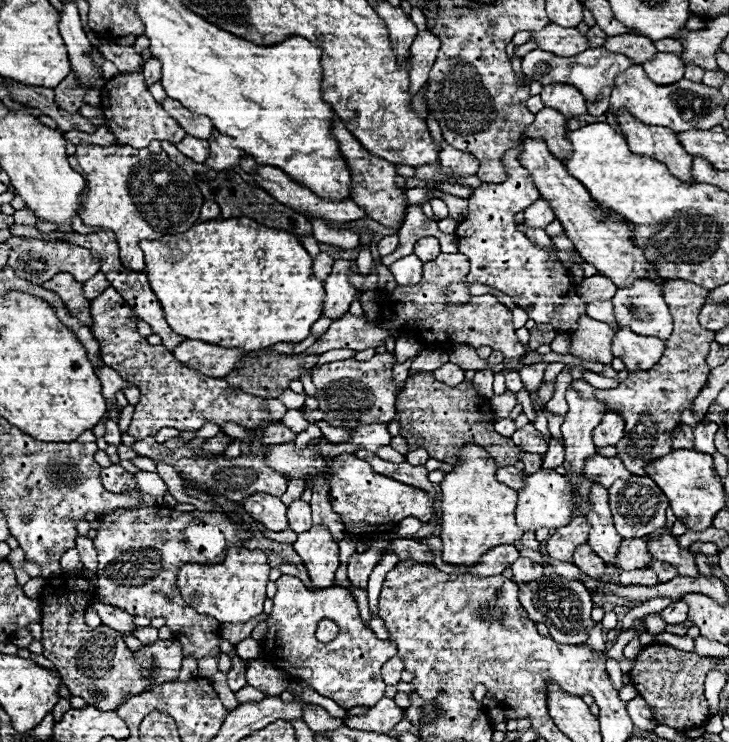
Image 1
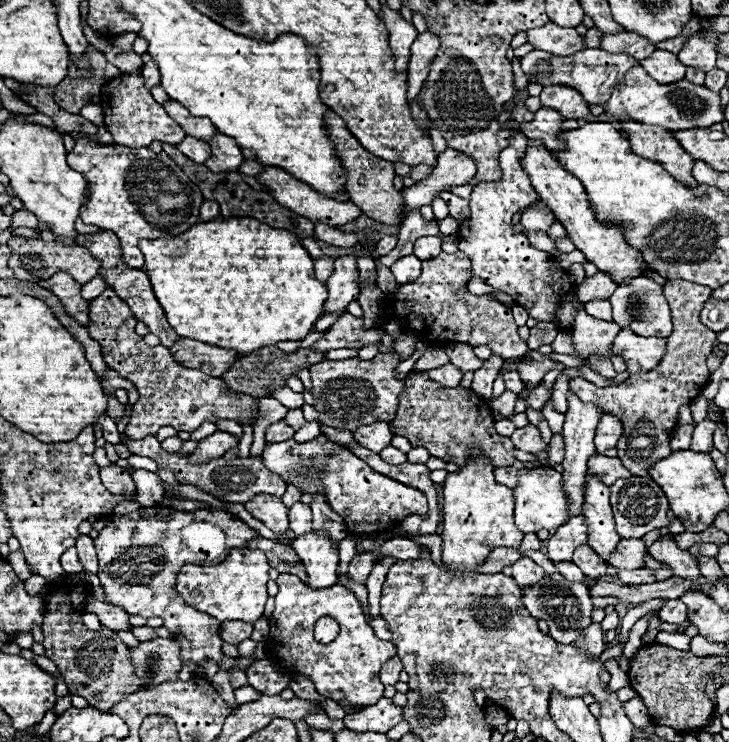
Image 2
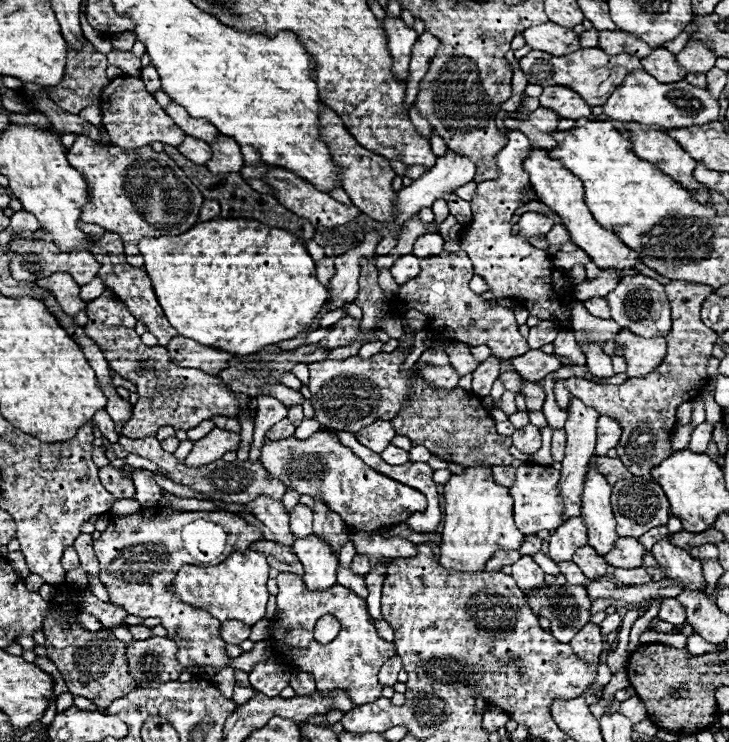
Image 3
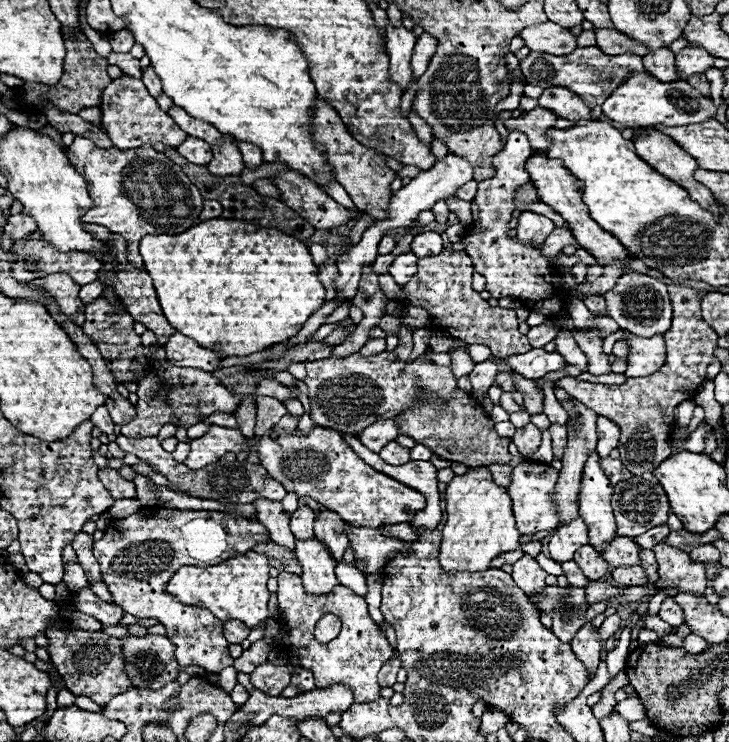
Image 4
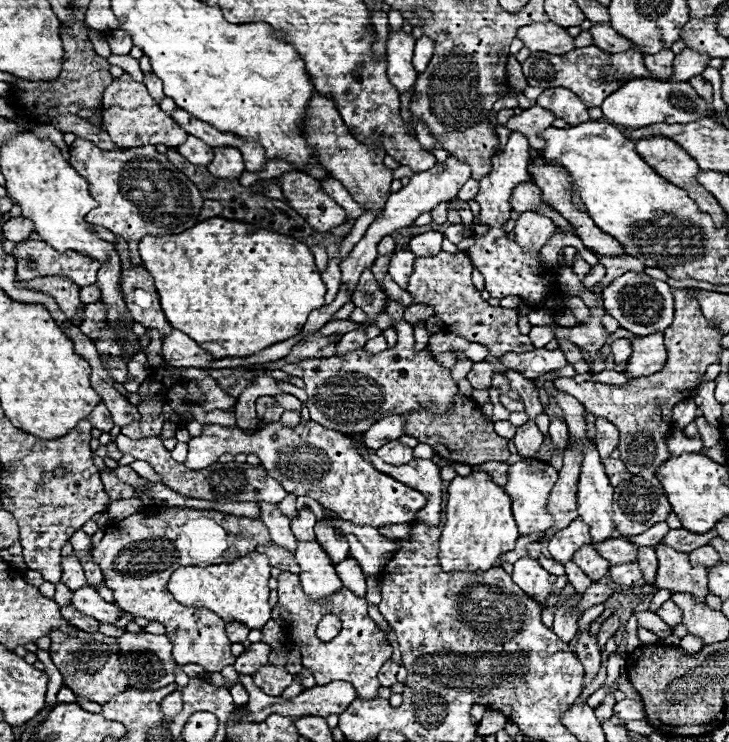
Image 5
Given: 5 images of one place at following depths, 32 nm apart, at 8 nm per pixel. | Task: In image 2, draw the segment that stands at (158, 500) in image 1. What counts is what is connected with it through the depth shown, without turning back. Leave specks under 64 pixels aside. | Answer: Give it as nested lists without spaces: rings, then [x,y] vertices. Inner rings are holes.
[[[134,470],[132,478],[136,482],[136,502],[140,502],[142,506],[152,506],[152,504],[160,504],[166,490],[160,484],[160,478],[156,472],[148,472],[148,470]]]

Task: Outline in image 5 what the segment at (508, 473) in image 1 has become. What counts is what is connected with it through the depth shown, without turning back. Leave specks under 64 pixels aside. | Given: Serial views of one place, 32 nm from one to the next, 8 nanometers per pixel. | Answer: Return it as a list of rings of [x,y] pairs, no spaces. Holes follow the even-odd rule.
[[[484,462],[484,464],[478,464],[476,468],[488,472],[488,474],[492,476],[492,482],[494,482],[494,484],[498,484],[498,486],[504,486],[504,484],[506,484],[508,464],[504,464],[504,462]]]

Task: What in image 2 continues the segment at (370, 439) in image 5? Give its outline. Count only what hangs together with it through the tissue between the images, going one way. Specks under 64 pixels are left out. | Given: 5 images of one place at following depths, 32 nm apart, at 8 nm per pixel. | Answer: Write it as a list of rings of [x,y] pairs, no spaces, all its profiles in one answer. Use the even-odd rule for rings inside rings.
[[[374,422],[370,426],[358,428],[354,438],[358,444],[364,444],[364,448],[372,450],[372,452],[382,452],[382,448],[386,448],[392,440],[392,430],[390,430],[390,422]]]

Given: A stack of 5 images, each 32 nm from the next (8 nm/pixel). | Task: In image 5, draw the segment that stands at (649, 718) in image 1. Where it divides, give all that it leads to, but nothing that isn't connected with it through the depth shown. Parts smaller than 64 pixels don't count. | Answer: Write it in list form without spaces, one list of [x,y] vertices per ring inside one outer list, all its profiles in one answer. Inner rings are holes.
[[[620,700],[614,704],[614,716],[622,720],[644,720],[644,706],[640,700]]]

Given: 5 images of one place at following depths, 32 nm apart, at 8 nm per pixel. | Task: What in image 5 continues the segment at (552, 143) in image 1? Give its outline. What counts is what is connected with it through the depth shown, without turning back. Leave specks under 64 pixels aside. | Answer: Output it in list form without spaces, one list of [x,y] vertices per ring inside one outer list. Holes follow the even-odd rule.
[[[534,104],[532,108],[522,110],[516,116],[510,116],[506,126],[512,132],[522,132],[528,138],[530,146],[538,150],[538,148],[544,146],[544,142],[538,138],[538,134],[544,132],[546,128],[550,128],[552,122],[554,122],[554,118],[556,116],[552,116],[552,112],[544,112],[544,108],[540,108],[538,104]]]

